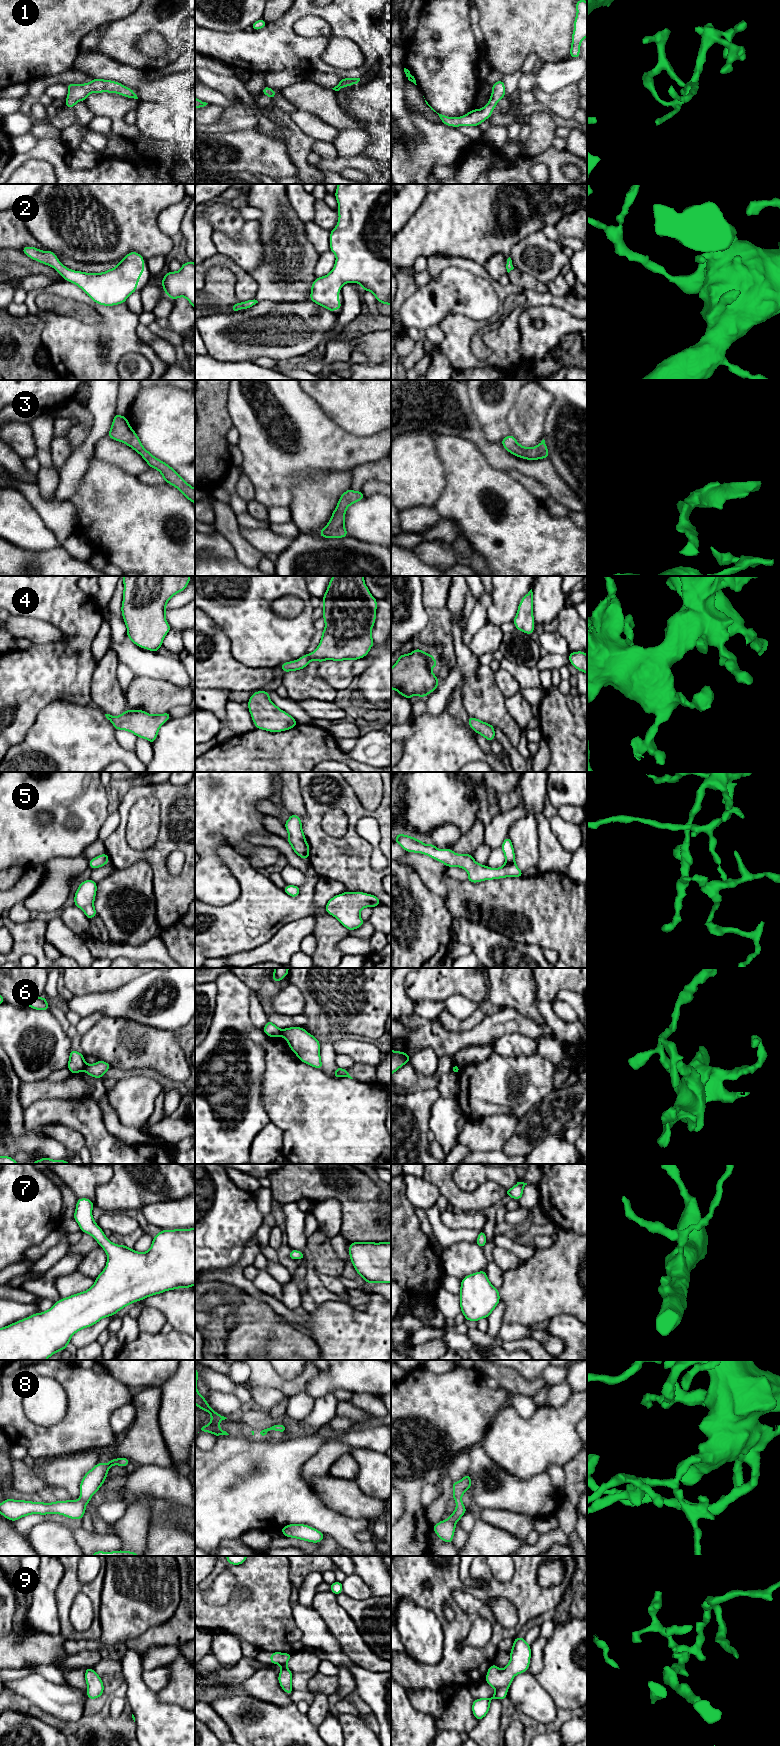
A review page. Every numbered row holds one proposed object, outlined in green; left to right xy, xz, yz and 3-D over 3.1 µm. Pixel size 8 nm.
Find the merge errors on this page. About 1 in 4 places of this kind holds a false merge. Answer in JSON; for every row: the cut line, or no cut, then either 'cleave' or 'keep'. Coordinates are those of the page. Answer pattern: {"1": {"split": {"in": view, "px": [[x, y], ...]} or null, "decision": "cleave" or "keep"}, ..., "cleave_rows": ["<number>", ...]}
{"1": {"split": null, "decision": "keep"}, "2": {"split": null, "decision": "keep"}, "3": {"split": null, "decision": "keep"}, "4": {"split": null, "decision": "keep"}, "5": {"split": null, "decision": "keep"}, "6": {"split": {"in": "xy", "px": [[86, 1064], [83, 1070]]}, "decision": "cleave"}, "7": {"split": null, "decision": "keep"}, "8": {"split": null, "decision": "keep"}, "9": {"split": null, "decision": "keep"}, "cleave_rows": ["6"]}

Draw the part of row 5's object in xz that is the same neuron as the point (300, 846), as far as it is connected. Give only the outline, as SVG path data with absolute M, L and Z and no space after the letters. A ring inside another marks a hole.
M291 814L284 825L289 835L286 840L291 845L293 851L300 858L308 860L310 848L305 839L300 817L296 814Z

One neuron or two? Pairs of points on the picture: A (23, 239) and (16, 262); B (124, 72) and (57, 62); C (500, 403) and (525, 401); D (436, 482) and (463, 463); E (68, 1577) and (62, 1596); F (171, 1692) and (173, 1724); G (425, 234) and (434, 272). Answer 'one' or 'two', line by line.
A: two
B: two
C: two
D: two
E: one
F: two
G: two

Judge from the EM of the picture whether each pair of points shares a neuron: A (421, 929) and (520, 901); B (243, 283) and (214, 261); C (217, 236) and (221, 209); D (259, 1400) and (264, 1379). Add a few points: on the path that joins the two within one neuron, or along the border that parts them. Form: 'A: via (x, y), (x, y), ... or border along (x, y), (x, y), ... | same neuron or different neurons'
A: border along (440, 898), (452, 919) | different neurons
B: via (240, 275), (227, 262), (222, 261) | same neuron
C: border along (214, 230), (235, 240), (241, 236) | different neurons
D: border along (248, 1379), (252, 1385), (273, 1387), (284, 1395) | different neurons

